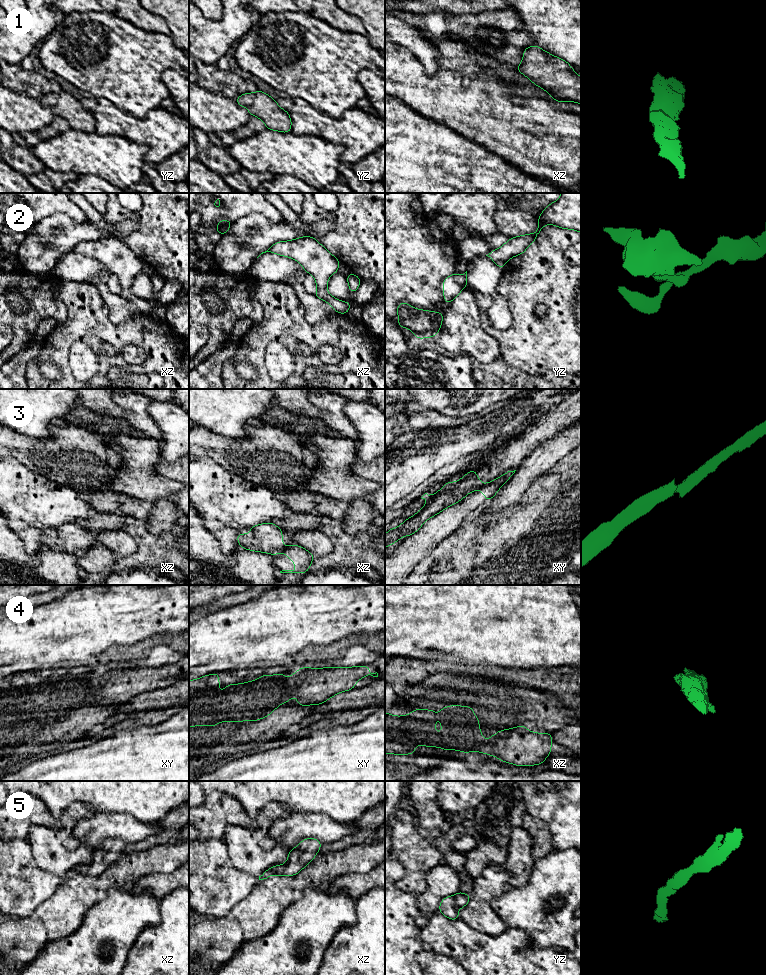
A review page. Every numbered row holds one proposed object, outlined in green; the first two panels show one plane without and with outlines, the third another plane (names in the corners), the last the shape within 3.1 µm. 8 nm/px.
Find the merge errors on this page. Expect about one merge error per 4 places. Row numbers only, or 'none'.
2, 3

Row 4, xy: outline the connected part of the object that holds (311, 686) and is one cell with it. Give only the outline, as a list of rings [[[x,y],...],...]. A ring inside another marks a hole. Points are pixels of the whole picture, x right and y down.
[[[303,667],[287,680],[284,673],[263,675],[255,681],[224,686],[224,696],[219,695],[219,674],[214,673],[189,681],[189,727],[215,726],[222,721],[257,721],[266,718],[283,702],[291,701],[293,694],[298,706],[319,705],[336,694],[355,688],[355,683],[364,676],[378,677],[370,673],[371,667],[324,667],[321,669]]]

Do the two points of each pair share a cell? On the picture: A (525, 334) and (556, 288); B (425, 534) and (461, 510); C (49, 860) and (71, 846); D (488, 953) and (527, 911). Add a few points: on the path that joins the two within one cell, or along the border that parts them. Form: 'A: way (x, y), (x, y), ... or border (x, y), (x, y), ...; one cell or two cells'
A: way (538, 329), (553, 314), (553, 301); one cell
B: way (434, 530), (452, 517); one cell
C: way (54, 857), (59, 852), (66, 851); one cell
D: border (507, 927), (522, 929), (527, 934), (530, 943); two cells

